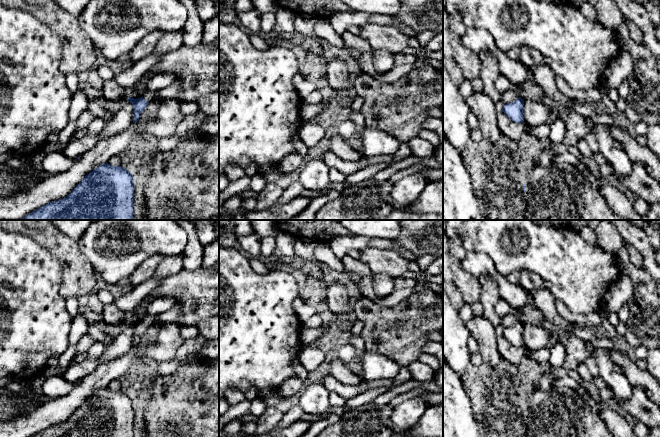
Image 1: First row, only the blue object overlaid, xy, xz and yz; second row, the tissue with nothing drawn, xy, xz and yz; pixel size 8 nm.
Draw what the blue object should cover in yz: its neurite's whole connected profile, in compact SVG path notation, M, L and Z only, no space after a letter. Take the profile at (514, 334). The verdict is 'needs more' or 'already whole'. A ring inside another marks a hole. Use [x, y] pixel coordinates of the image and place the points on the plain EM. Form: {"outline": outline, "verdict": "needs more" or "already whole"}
{"outline": "M519 321L517 324L505 328L502 336L504 336L513 346L523 347L523 329L524 324Z", "verdict": "already whole"}

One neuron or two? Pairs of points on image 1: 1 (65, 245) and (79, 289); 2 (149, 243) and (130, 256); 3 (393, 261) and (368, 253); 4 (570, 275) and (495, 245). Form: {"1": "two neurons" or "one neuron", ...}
{"1": "one neuron", "2": "one neuron", "3": "one neuron", "4": "one neuron"}

